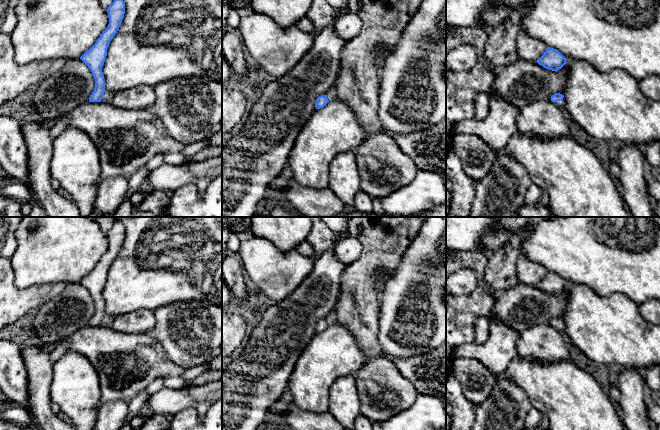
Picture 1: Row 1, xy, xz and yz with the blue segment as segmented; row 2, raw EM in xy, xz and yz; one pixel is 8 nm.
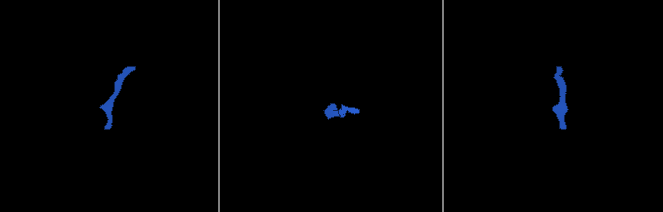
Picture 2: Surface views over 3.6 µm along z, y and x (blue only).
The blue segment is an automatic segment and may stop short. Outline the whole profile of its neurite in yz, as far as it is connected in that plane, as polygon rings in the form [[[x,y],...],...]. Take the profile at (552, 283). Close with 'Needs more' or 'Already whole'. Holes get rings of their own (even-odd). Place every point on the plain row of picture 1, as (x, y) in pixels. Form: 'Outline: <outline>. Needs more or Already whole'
Outline: [[[547,271],[544,278],[536,286],[546,293],[557,295],[566,288],[566,284],[557,273]]]. Already whole

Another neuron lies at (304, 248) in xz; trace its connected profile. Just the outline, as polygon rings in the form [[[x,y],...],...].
[[[307,241],[301,242],[299,245],[295,247],[295,250],[304,257],[314,258],[314,250],[311,244]]]

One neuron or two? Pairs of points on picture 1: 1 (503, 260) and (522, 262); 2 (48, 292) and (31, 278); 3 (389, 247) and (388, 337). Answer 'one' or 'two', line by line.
1: two
2: two
3: two

